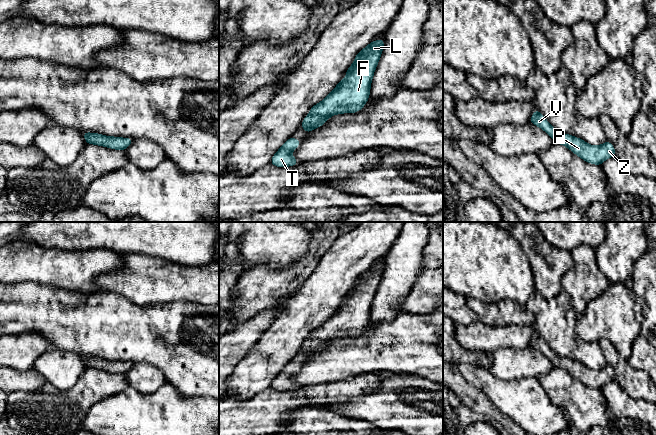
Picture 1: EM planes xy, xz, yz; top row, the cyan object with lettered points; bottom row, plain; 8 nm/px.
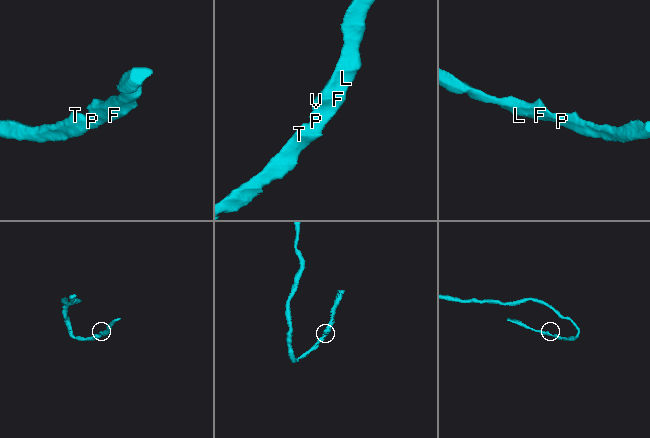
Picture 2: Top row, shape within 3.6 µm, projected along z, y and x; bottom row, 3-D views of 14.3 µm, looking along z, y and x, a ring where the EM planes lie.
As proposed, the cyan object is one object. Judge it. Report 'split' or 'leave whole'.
leave whole

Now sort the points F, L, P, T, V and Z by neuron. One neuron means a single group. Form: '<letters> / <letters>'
F L P T V Z

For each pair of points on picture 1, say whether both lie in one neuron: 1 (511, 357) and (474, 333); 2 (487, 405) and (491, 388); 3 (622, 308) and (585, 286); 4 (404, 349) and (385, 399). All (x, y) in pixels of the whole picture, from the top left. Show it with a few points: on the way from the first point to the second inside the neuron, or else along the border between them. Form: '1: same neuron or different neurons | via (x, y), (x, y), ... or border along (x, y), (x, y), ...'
1: different neurons | border along (522, 349), (497, 348), (486, 353)
2: different neurons | border along (470, 384), (477, 387), (505, 415)
3: different neurons | border along (610, 284), (587, 304), (585, 312)
4: different neurons | border along (384, 372), (406, 373), (418, 376)

